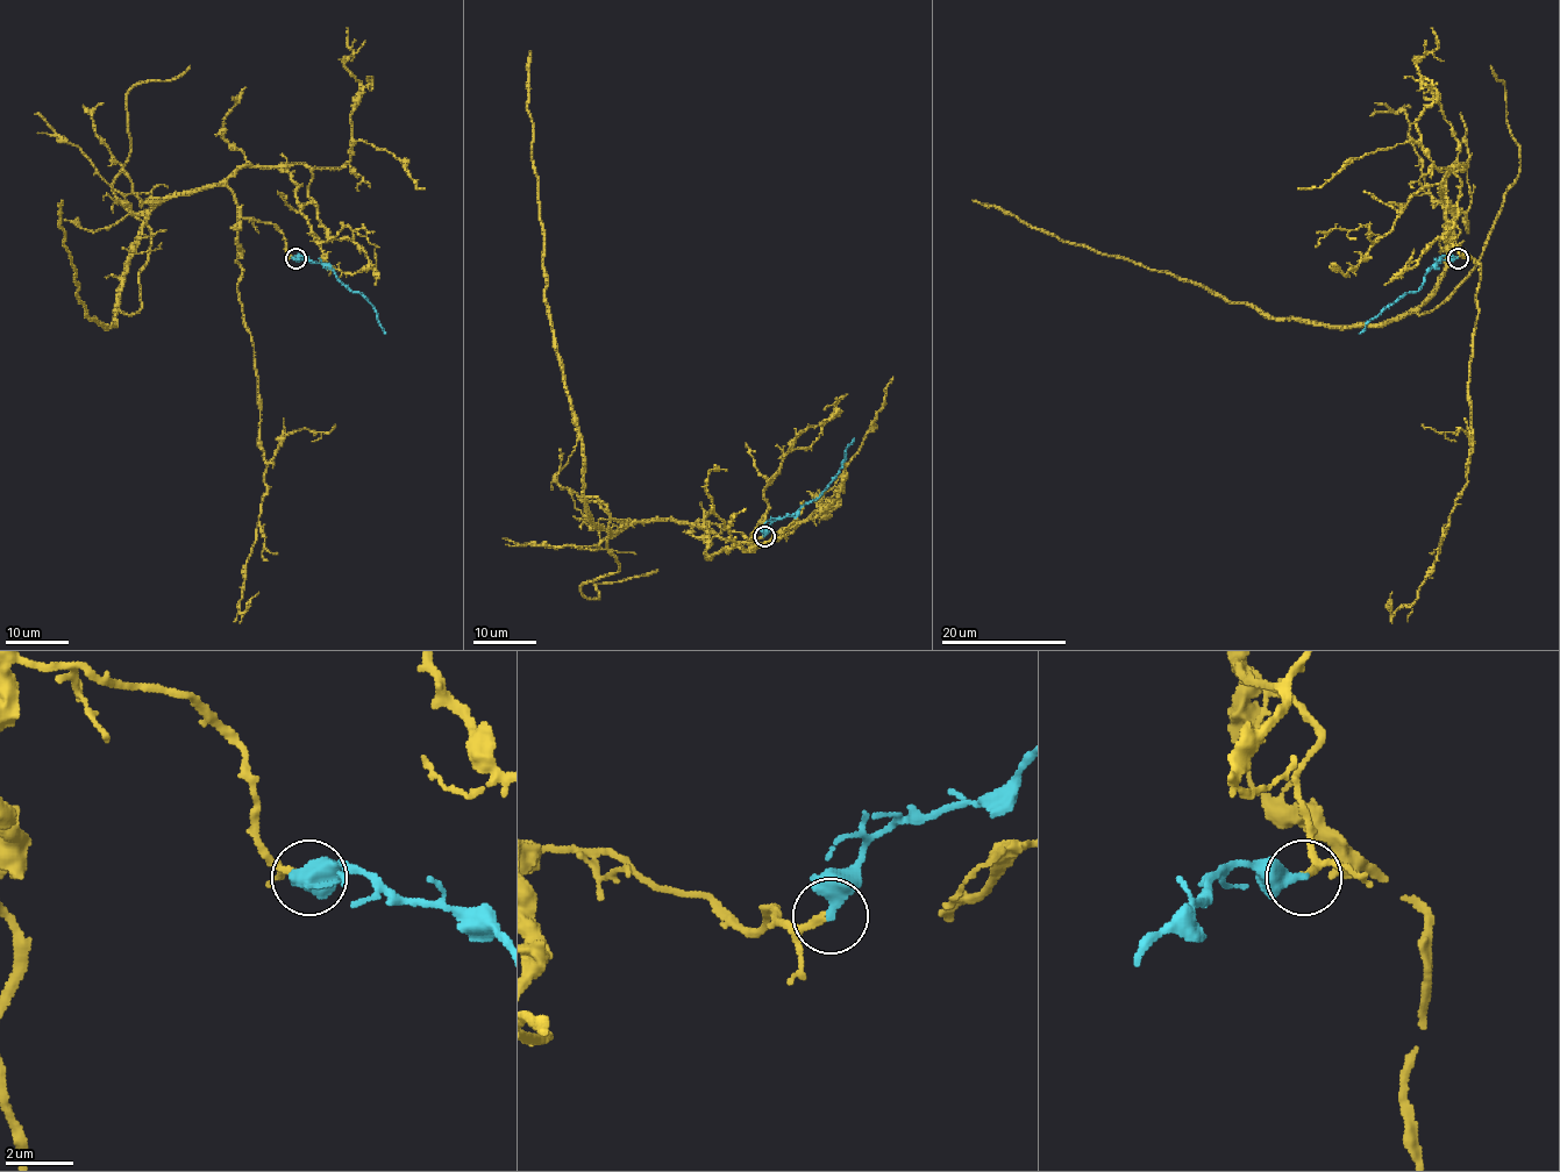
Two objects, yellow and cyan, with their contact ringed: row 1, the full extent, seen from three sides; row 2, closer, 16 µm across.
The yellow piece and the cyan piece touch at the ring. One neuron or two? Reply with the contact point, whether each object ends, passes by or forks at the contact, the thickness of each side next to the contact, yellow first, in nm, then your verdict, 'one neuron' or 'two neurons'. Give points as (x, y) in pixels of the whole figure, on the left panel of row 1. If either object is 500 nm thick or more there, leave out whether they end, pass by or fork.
(296, 258) | yellow ends | cyan ends | 200/440 nm | one neuron

